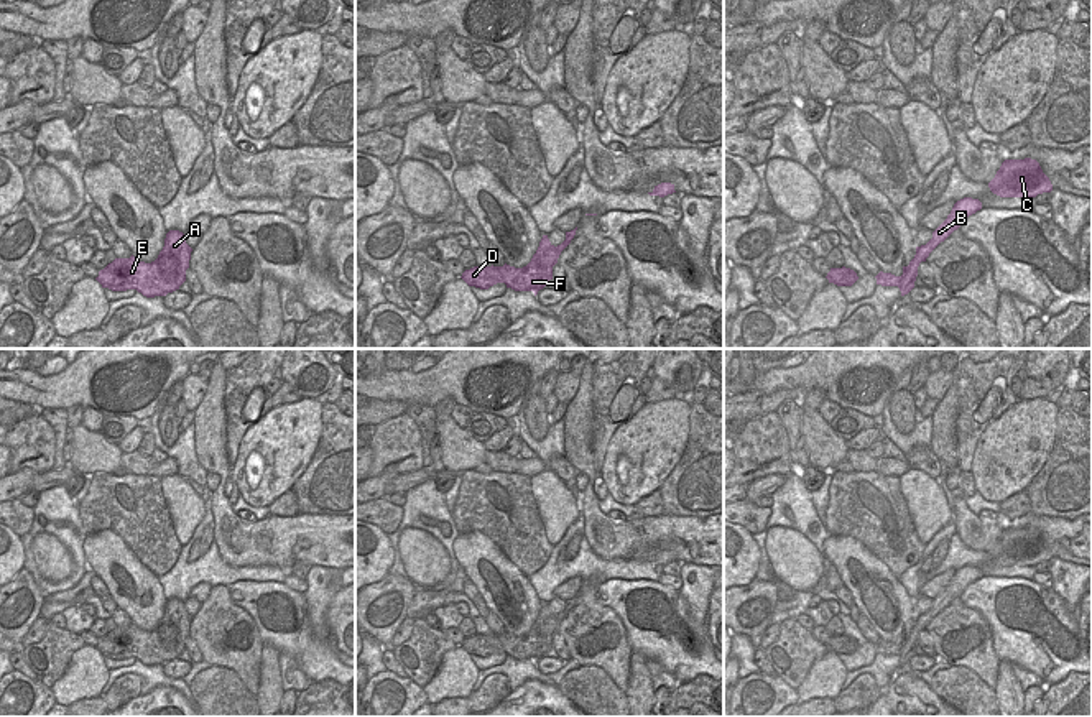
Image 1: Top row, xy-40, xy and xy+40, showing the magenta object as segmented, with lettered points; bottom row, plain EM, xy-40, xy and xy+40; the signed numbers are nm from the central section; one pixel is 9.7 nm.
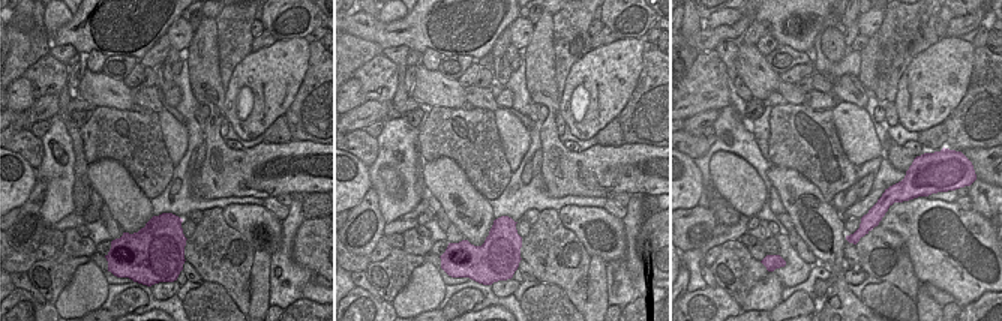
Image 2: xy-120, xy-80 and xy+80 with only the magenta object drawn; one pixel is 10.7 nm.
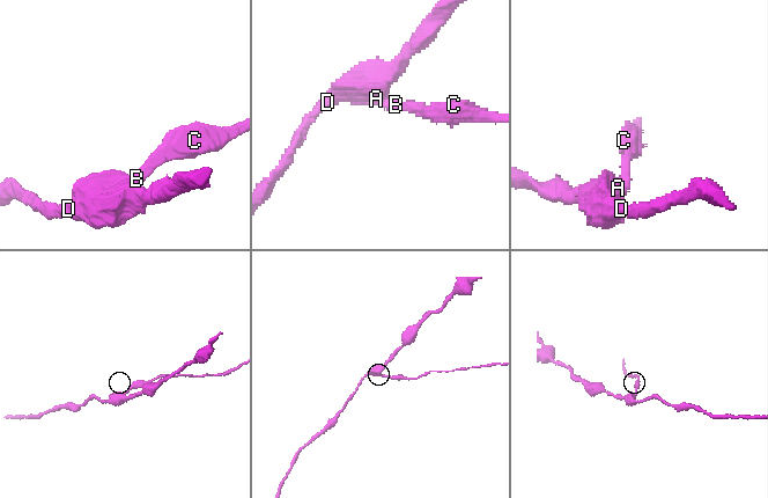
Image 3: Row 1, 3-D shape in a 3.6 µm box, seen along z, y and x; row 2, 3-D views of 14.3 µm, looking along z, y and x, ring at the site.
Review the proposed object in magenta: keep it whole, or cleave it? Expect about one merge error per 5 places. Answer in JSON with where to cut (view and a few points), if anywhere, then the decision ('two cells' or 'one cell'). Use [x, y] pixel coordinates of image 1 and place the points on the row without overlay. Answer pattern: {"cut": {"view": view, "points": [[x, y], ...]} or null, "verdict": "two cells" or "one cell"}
{"cut": {"view": "xy", "points": [[555, 615], [558, 625]]}, "verdict": "two cells"}

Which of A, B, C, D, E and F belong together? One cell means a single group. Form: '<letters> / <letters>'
A D E F / B C

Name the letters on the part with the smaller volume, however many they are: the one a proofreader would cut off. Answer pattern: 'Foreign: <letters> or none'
Foreign: B, C

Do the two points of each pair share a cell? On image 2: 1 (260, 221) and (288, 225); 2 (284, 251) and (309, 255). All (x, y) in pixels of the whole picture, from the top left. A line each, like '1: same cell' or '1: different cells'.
1: different cells
2: different cells

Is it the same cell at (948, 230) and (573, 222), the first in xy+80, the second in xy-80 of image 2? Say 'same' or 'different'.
same

